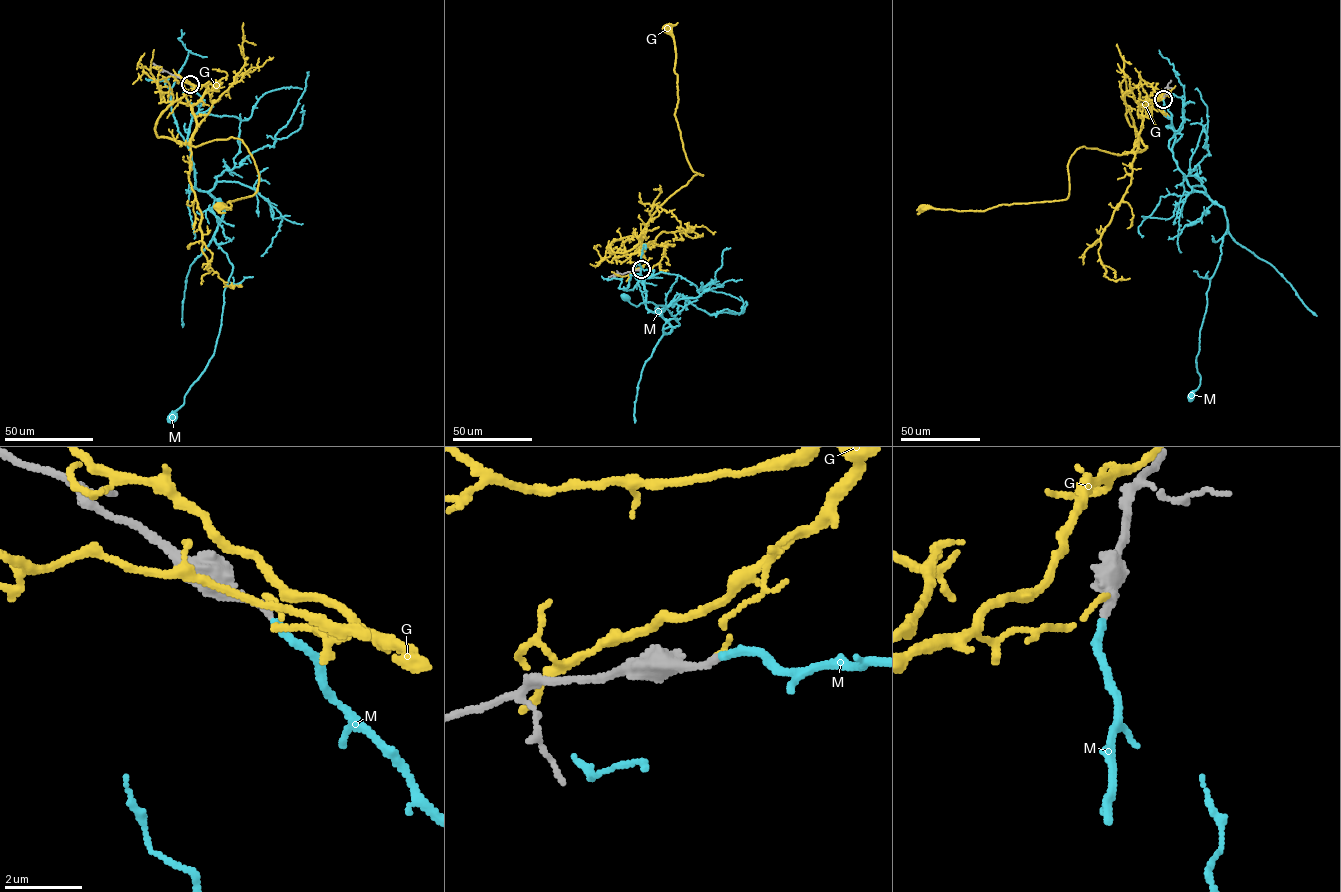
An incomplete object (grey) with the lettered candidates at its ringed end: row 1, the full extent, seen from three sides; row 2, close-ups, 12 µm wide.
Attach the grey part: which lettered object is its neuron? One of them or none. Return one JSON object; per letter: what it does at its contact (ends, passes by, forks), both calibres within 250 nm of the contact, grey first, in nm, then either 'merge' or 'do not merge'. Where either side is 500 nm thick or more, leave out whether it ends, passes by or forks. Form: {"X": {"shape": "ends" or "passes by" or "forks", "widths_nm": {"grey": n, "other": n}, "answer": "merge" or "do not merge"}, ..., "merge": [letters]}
{"G": {"shape": "ends", "widths_nm": {"grey": 240, "other": 140}, "answer": "do not merge"}, "M": {"shape": "ends", "widths_nm": {"grey": 180, "other": 200}, "answer": "merge"}, "merge": ["M"]}

